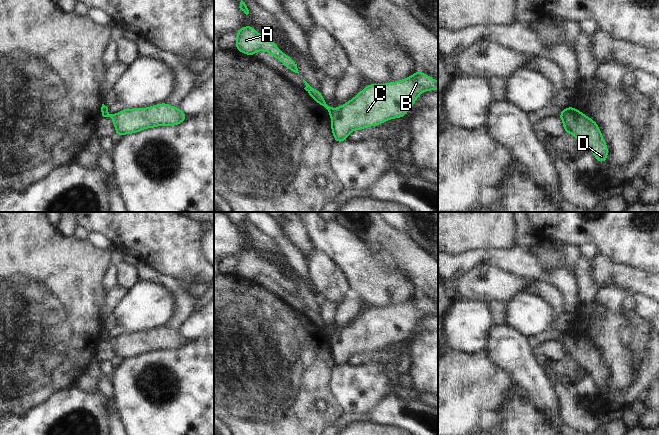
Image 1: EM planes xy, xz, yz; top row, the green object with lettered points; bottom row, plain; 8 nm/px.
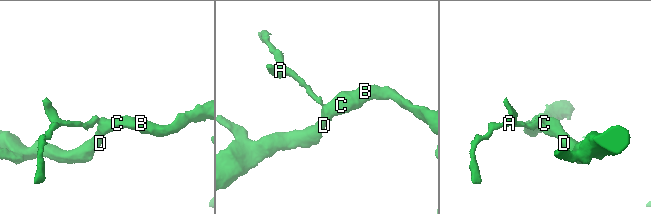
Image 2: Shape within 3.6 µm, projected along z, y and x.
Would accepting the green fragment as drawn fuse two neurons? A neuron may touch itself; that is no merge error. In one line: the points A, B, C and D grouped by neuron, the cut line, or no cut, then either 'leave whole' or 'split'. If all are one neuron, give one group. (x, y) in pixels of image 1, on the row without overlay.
A / B C D; cut in xz along (333, 332), (329, 336); split

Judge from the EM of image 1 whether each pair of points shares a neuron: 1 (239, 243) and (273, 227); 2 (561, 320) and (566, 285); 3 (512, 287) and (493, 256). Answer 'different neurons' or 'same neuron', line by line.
1: different neurons
2: different neurons
3: different neurons

